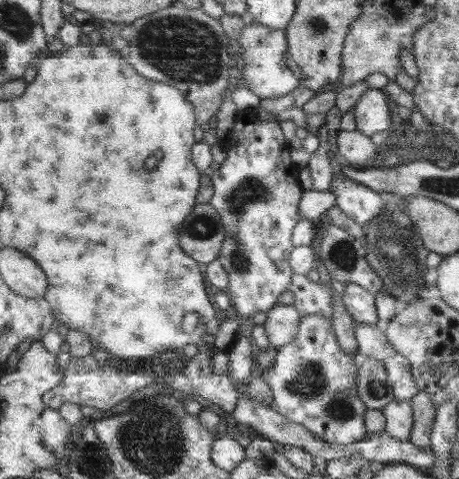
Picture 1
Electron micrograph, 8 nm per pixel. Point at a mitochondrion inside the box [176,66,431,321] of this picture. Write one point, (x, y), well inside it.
(251, 191)

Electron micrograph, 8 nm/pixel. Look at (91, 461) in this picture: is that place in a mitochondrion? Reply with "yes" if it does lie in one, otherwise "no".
yes

